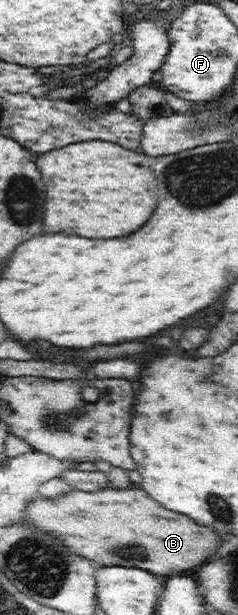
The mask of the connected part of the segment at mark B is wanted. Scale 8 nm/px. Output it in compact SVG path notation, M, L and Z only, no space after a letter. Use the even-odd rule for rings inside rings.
M140 485L126 490L112 488L100 489L94 492L86 492L80 489L72 489L68 494L56 496L51 500L38 496L30 500L26 515L18 522L34 523L38 529L48 530L60 540L64 540L66 546L70 546L76 554L82 554L94 562L100 562L99 566L125 565L126 568L141 568L159 576L162 580L172 574L184 574L194 566L203 566L208 558L220 548L222 538L214 526L200 526L190 516L172 512L164 506L160 506L156 500L152 500Z

